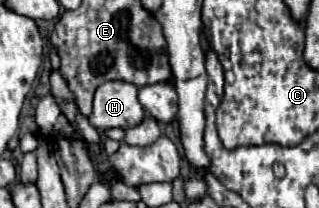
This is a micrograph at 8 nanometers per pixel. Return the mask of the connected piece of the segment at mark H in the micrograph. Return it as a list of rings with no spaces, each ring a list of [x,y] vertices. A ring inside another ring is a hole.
[[[104,82],[94,96],[90,124],[104,128],[130,128],[144,120],[144,108],[138,102],[138,88],[128,82]]]

